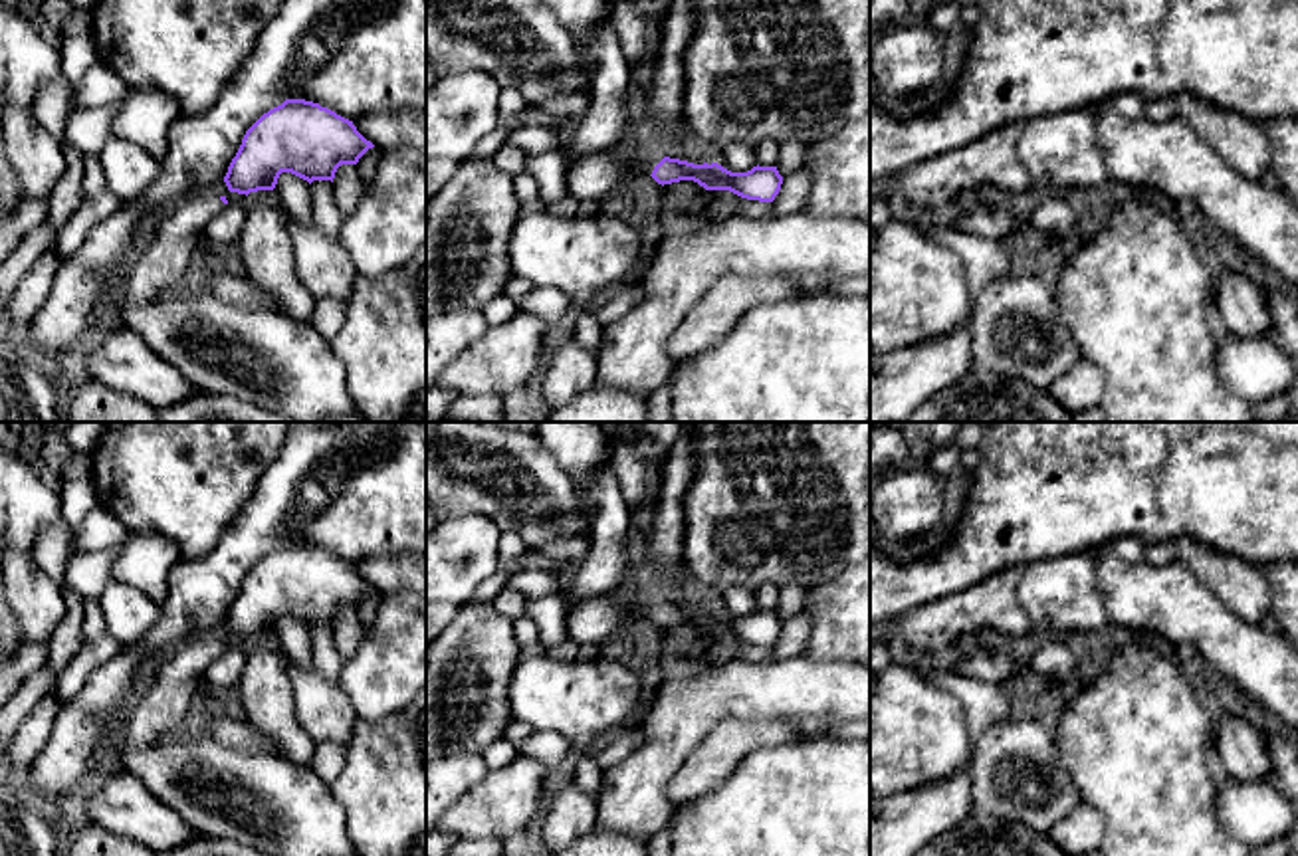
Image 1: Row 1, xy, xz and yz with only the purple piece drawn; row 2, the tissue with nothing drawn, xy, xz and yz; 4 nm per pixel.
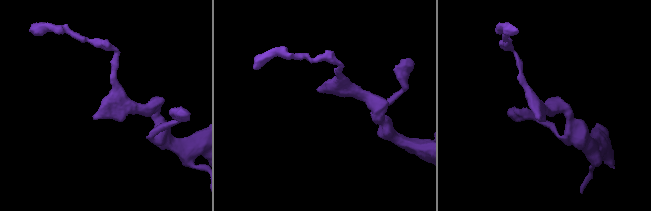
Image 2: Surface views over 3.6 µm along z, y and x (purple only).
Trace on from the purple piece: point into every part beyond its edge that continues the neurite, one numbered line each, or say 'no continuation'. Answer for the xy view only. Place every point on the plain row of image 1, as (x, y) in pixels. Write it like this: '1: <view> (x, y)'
1: xy (159, 710)

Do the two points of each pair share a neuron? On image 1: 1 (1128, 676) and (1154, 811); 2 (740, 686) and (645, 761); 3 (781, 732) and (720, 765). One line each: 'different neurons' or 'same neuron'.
1: same neuron
2: same neuron
3: same neuron

